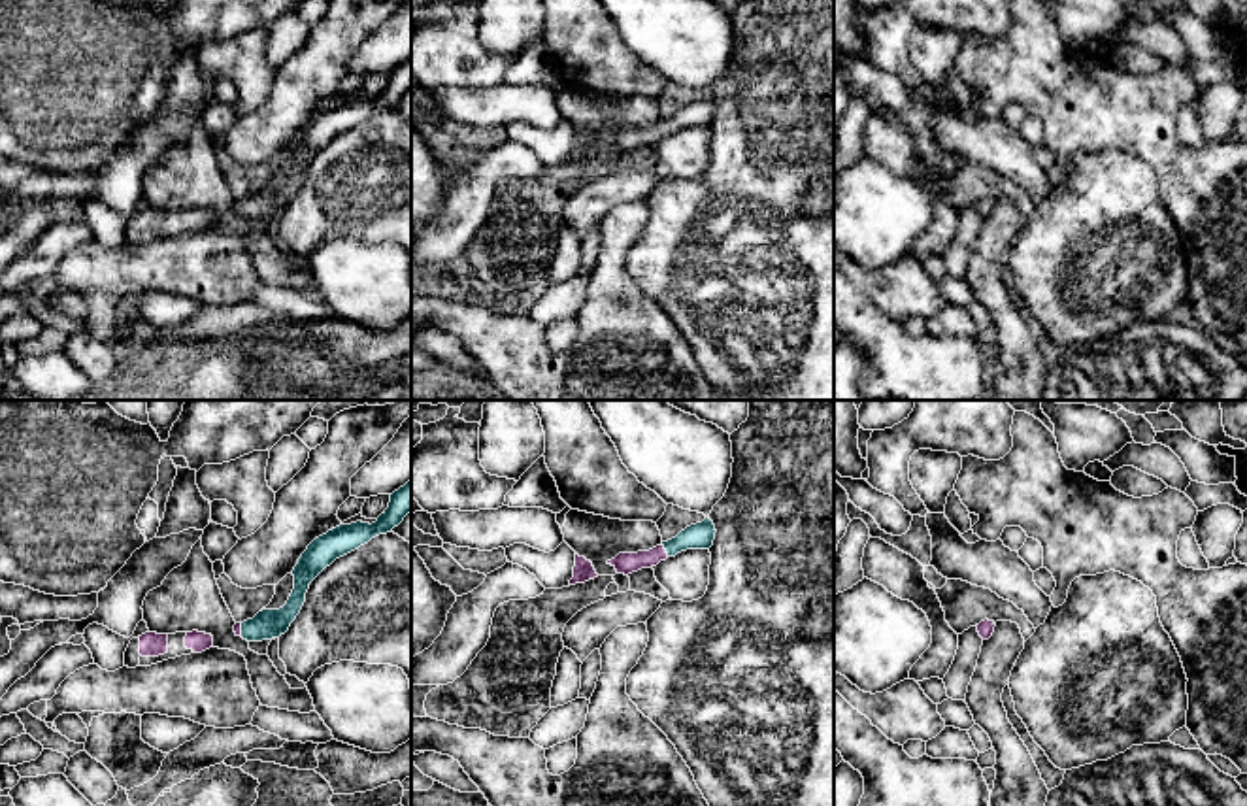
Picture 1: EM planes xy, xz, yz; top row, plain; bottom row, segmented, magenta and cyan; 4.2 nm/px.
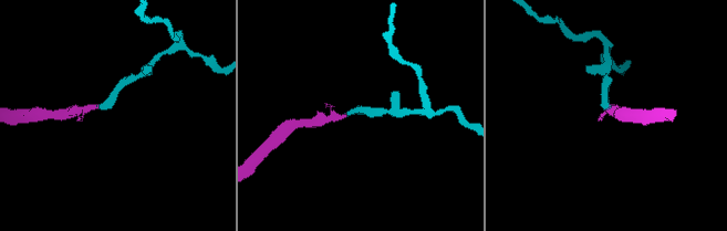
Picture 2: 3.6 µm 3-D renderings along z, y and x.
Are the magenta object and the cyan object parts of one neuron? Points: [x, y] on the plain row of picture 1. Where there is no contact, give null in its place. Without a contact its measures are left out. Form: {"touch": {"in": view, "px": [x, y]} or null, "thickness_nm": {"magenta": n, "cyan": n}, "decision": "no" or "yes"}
{"touch": {"in": "xz", "px": [665, 127]}, "thickness_nm": {"magenta": 100, "cyan": 110}, "decision": "yes"}

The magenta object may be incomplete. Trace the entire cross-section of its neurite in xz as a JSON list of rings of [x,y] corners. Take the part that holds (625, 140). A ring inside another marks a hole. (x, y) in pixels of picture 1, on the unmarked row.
[[[706,94],[702,100],[687,104],[675,115],[662,119],[649,128],[619,130],[615,136],[607,138],[607,142],[611,142],[617,151],[628,153],[641,145],[657,143],[660,138],[675,134],[687,126],[709,126],[713,123],[715,109],[713,98]]]

